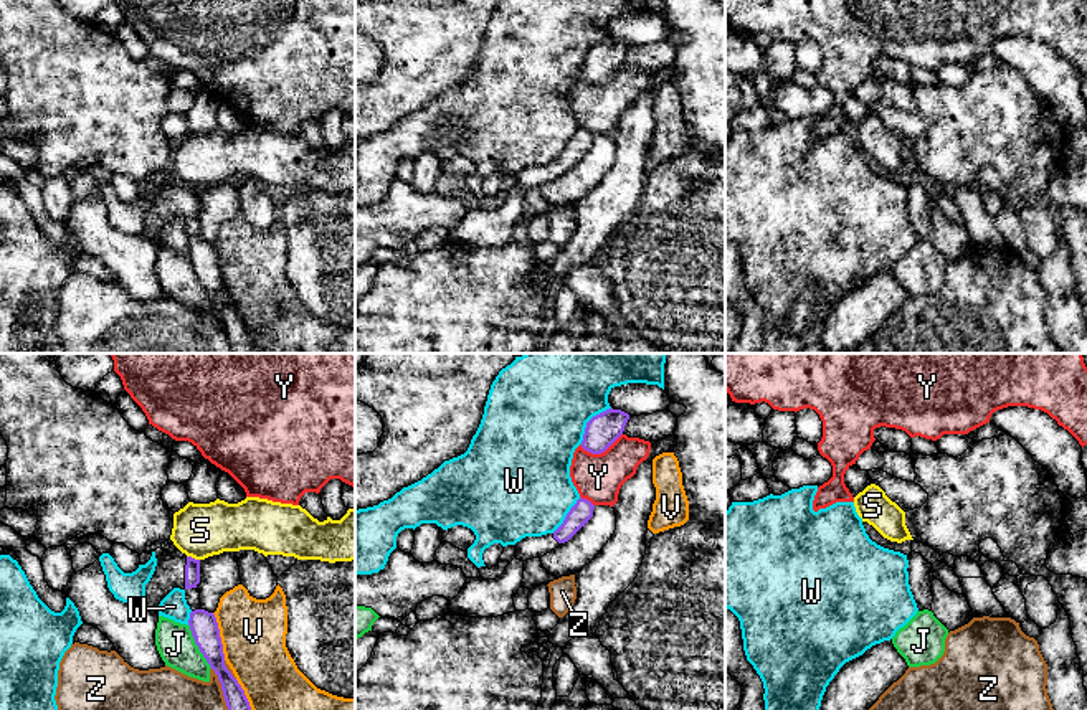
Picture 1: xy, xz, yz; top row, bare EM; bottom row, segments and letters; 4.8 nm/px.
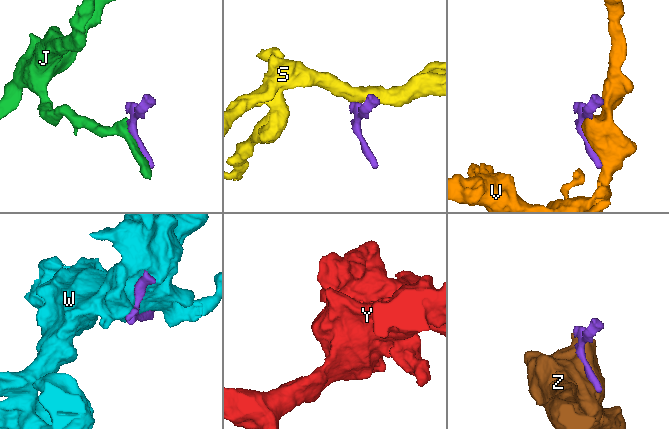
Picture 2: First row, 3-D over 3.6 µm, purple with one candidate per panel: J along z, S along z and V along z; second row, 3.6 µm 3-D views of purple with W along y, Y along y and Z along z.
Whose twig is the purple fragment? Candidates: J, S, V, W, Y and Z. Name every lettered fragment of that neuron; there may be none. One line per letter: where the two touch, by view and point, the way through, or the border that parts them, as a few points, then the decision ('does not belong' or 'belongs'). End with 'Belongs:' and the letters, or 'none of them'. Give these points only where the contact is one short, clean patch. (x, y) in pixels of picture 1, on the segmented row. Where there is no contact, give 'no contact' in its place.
J: xy (197, 644) | does not belong
S: xy (194, 558) | along xy (187, 555), (199, 560) | does not belong
V: xy (218, 636) | does not belong
W: xz (588, 421) | does not belong
Y: xz (600, 453) | does not belong
Z: xy (222, 689) | does not belong
Belongs: none of them

